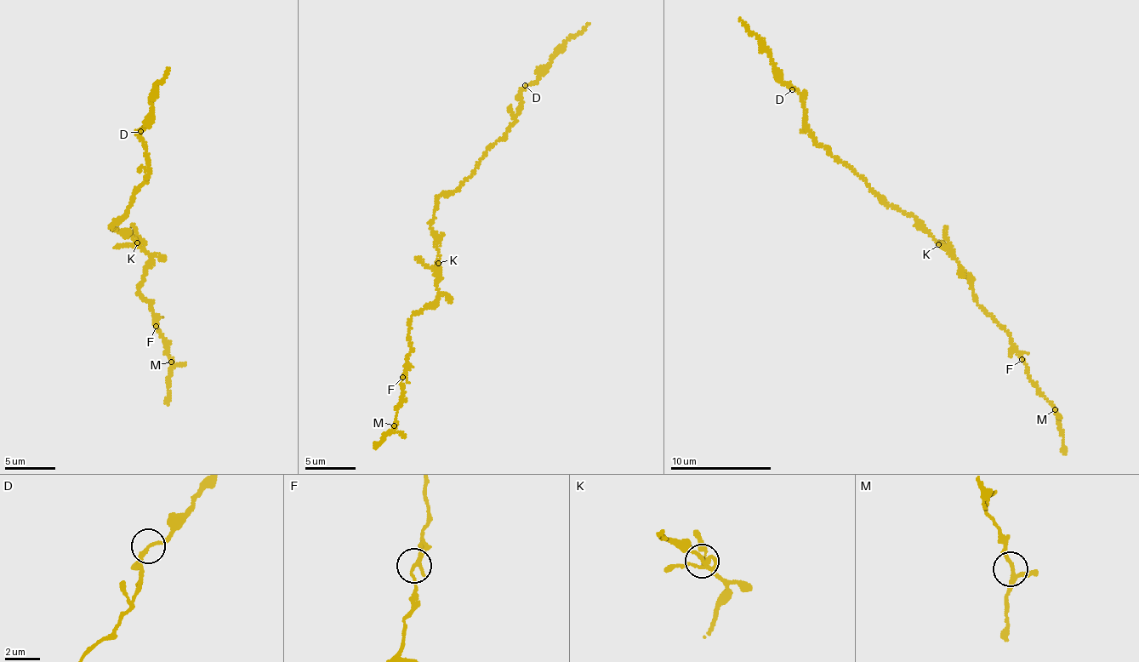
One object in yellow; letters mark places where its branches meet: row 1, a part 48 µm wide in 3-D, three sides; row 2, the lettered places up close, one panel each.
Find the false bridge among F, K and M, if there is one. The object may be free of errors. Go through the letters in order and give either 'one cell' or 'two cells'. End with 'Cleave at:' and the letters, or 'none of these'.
F: one cell
K: one cell
M: one cell
Cleave at: none of these

